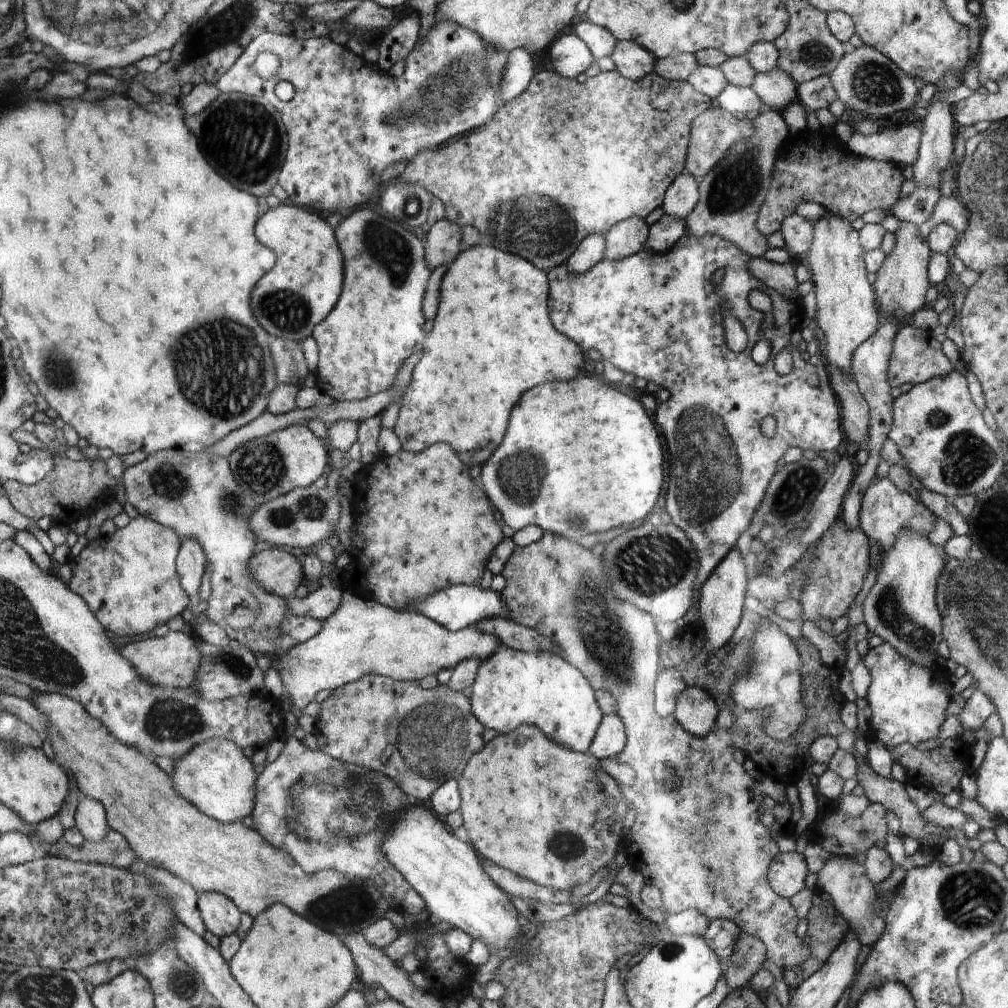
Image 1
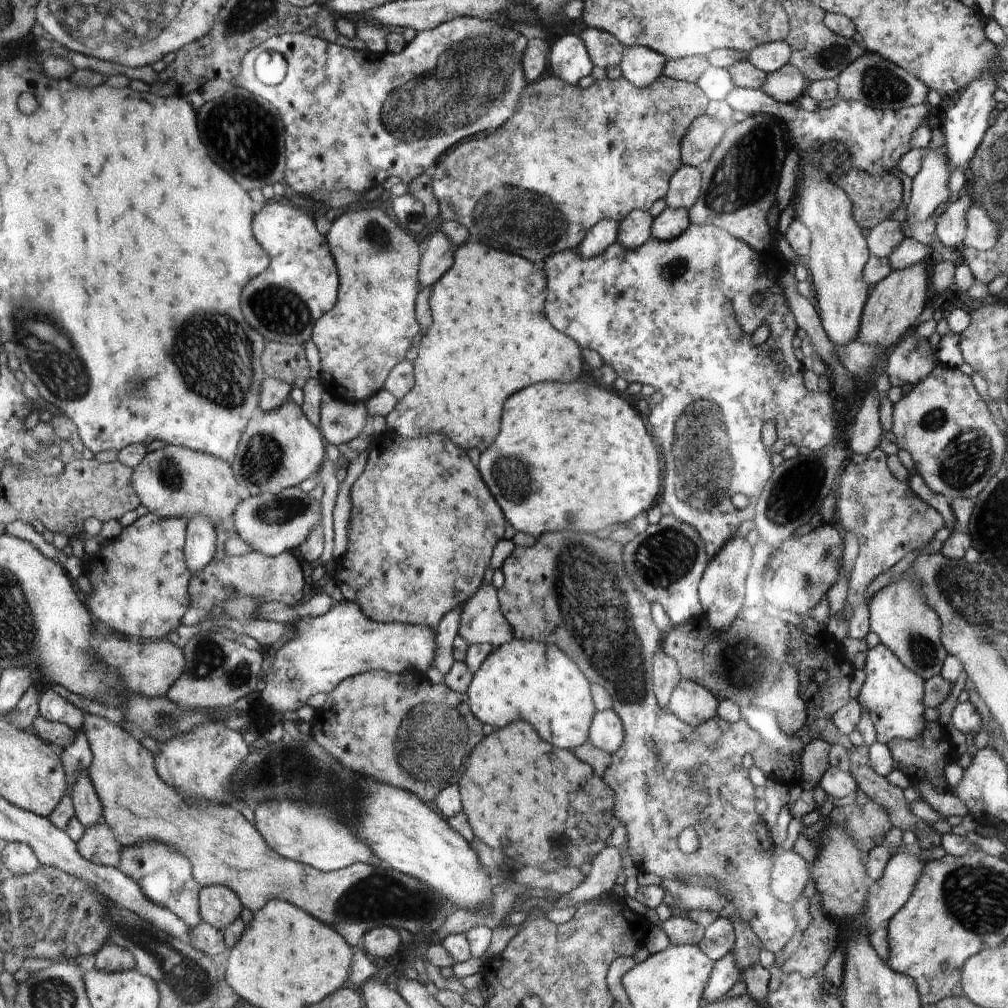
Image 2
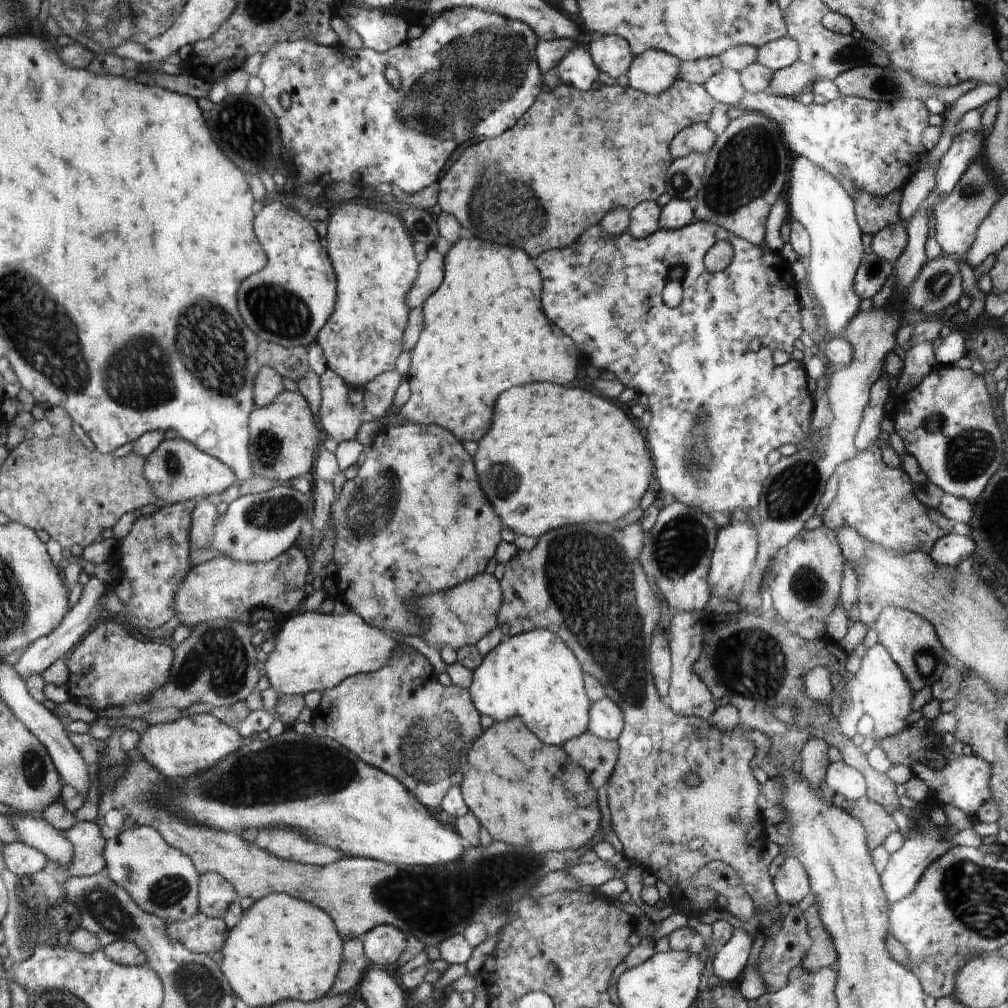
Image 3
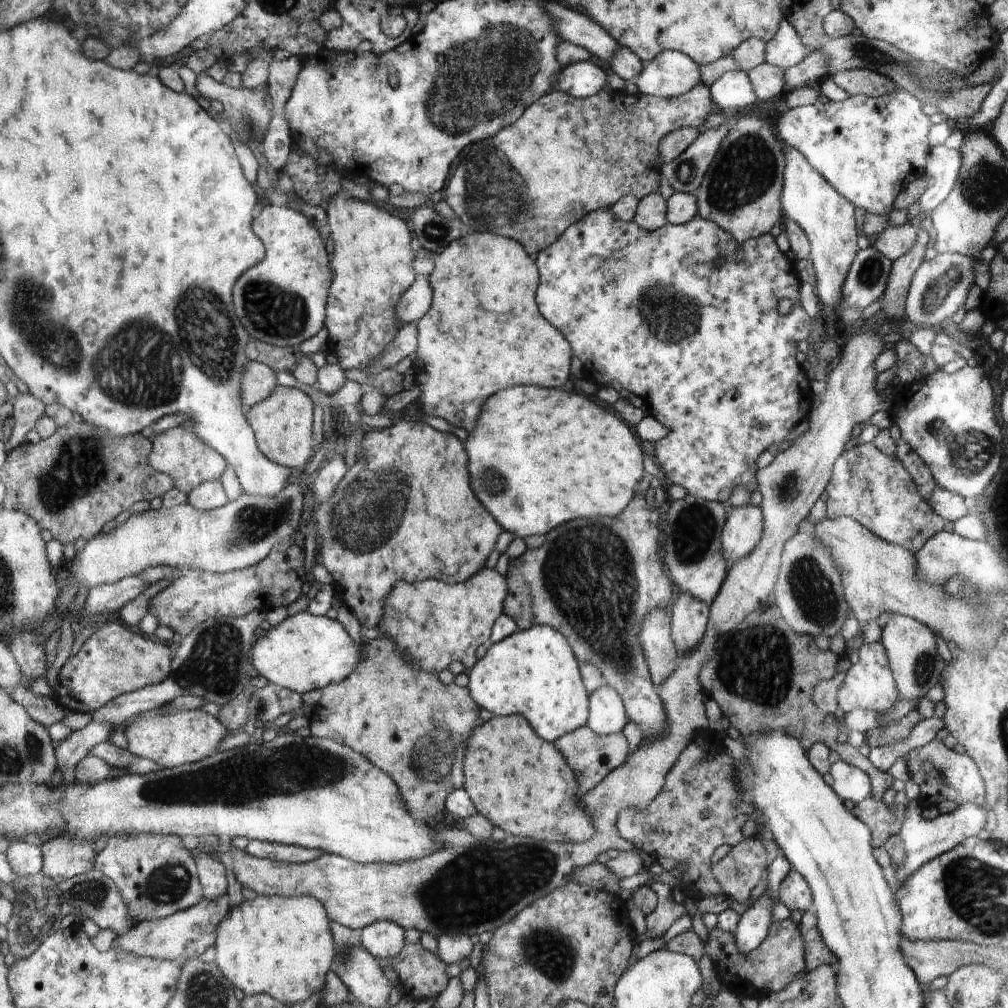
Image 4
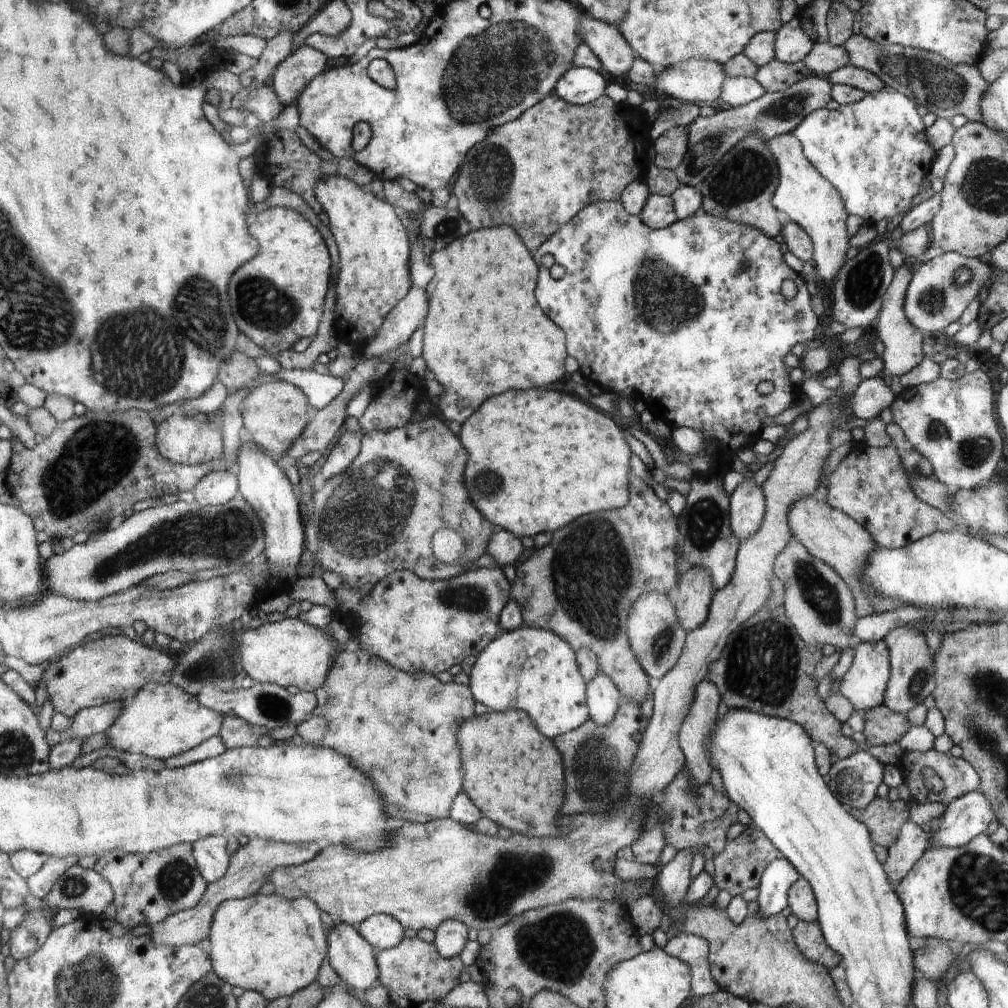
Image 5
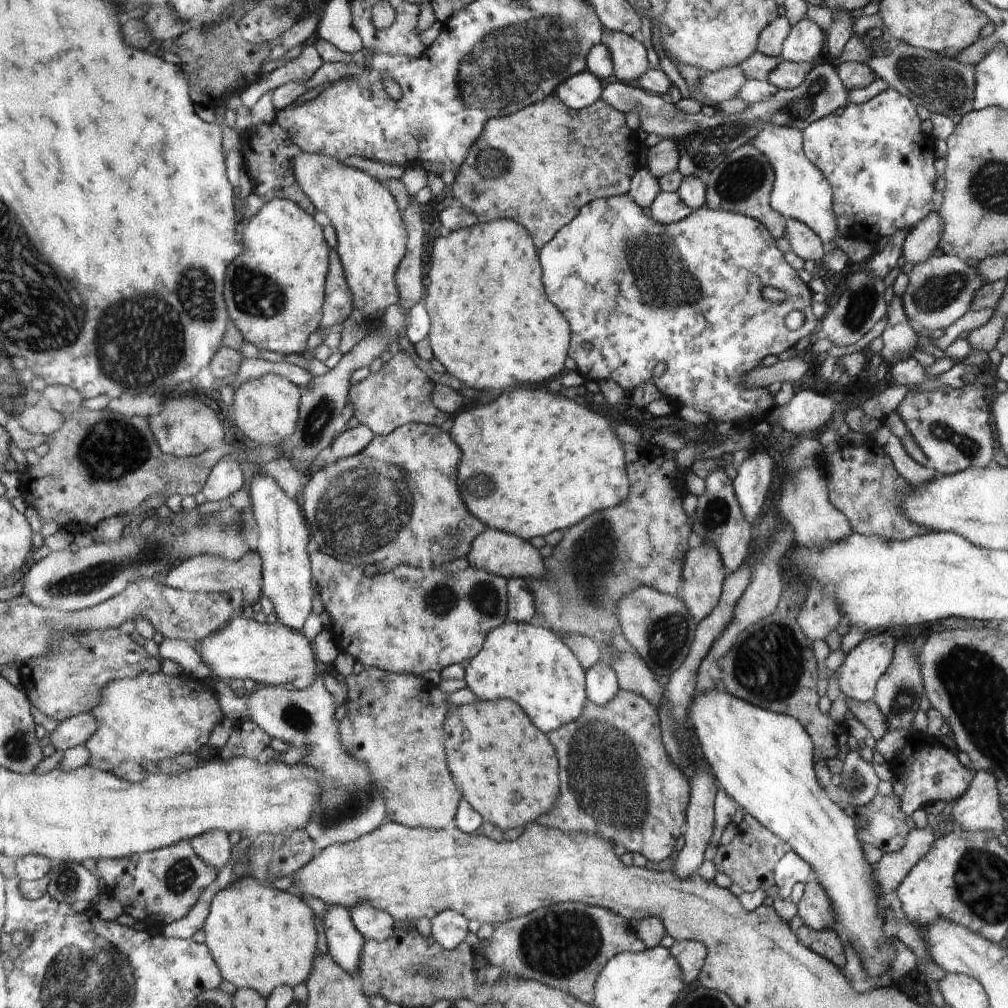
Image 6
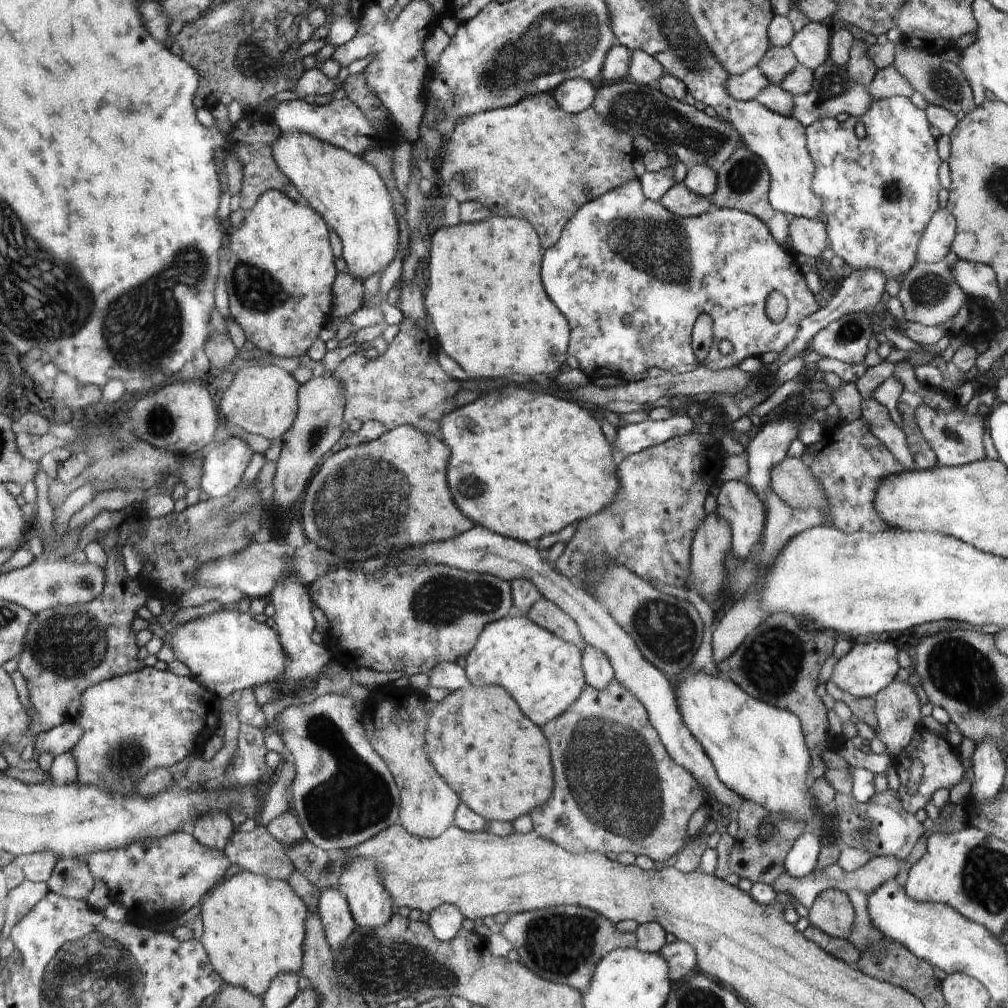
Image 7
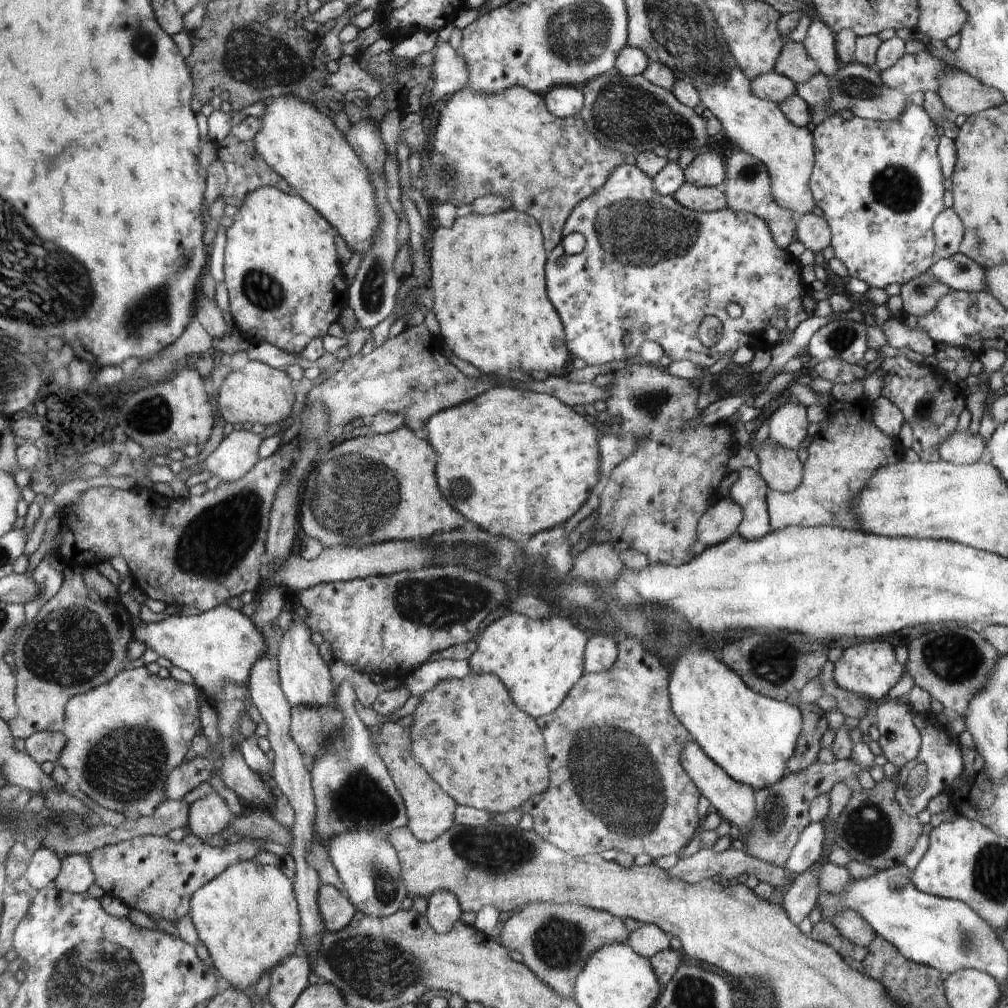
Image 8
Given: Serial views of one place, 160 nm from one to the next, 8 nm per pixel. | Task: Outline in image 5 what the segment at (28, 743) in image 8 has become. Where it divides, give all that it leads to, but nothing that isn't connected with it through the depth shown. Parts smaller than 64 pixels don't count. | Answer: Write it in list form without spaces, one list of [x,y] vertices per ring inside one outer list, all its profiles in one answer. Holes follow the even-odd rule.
[[[121,701],[86,707],[71,718],[70,726],[62,737],[84,740],[94,734],[105,733],[117,720],[122,707]]]

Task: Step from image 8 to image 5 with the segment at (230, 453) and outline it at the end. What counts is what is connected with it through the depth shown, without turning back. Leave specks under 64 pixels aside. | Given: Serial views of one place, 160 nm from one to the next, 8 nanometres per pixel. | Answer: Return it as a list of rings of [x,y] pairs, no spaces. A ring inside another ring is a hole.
[[[213,471],[209,473],[194,489],[195,501],[200,506],[216,506],[226,504],[239,495],[237,472]]]

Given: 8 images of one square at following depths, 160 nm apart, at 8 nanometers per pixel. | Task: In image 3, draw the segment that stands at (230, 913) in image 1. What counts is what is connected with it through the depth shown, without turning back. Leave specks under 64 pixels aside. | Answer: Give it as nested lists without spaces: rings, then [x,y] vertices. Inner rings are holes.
[[[216,872],[200,874],[200,910],[208,918],[223,918],[234,902],[240,903],[233,884]]]

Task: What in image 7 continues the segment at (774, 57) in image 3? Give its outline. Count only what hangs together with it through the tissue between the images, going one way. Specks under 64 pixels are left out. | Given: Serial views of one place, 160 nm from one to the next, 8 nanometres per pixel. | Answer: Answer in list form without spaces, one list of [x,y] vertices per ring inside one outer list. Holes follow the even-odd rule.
[[[809,21],[789,42],[790,48],[802,65],[815,71],[829,59],[830,32],[819,22]]]

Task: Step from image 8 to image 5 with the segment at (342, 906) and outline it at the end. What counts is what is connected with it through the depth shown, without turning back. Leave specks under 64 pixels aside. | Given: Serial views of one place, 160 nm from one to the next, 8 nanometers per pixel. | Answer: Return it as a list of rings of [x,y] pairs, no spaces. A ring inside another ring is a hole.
[[[338,922],[329,930],[328,962],[350,988],[366,990],[378,984],[381,975],[372,947],[350,923]]]

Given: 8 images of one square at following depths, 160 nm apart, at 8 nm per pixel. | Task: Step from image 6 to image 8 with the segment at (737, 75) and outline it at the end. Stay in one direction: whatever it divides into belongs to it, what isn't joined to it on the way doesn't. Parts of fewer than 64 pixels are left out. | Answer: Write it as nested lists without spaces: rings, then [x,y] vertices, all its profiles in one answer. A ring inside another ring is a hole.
[[[774,71],[751,80],[751,89],[758,98],[774,101],[778,105],[797,94],[796,83]]]

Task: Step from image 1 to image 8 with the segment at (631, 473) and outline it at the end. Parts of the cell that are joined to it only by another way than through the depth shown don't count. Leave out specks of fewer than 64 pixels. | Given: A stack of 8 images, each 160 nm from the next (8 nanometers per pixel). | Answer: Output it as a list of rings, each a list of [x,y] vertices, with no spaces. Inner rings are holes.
[[[502,386],[502,388],[488,389],[486,394],[479,394],[473,400],[474,402],[462,403],[462,406],[433,414],[422,432],[427,441],[434,446],[434,450],[438,450],[437,483],[441,493],[446,496],[446,502],[450,502],[449,505],[454,506],[454,510],[462,510],[462,514],[466,514],[466,520],[470,520],[468,523],[474,522],[476,526],[480,526],[481,530],[506,539],[512,534],[534,536],[540,530],[548,530],[558,524],[564,524],[586,502],[588,496],[594,492],[594,488],[597,486],[599,479],[598,441],[602,432],[601,427],[592,426],[571,406],[546,393],[534,394],[528,390],[514,390],[514,388]]]

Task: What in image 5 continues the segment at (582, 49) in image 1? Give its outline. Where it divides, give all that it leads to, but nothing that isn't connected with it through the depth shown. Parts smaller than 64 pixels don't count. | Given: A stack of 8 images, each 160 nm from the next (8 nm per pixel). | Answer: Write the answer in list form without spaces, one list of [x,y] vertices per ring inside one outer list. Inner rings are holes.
[[[572,66],[558,79],[553,92],[571,105],[585,105],[604,95],[606,87],[602,72]]]

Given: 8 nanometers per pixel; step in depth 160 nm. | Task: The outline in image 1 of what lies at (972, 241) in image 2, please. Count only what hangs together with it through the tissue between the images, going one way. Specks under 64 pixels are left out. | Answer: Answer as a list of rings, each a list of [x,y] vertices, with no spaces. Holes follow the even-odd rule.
[[[955,194],[949,198],[941,198],[936,203],[931,219],[917,228],[919,237],[927,242],[930,231],[940,223],[949,224],[959,235],[969,225],[969,210],[961,203]]]

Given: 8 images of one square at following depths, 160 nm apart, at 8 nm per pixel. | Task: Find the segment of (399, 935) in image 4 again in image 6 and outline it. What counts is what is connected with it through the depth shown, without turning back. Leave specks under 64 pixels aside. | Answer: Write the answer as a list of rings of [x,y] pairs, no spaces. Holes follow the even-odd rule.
[[[360,901],[350,908],[354,926],[366,941],[383,941],[396,932],[395,918],[388,912],[377,909],[368,901]]]

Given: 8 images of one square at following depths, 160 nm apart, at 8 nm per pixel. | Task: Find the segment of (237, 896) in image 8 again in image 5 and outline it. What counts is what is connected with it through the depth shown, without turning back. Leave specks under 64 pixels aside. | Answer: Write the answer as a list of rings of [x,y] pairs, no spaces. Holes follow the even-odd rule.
[[[261,893],[222,902],[209,932],[213,972],[232,986],[259,992],[267,1001],[312,985],[329,950],[316,905],[306,897],[290,900]]]

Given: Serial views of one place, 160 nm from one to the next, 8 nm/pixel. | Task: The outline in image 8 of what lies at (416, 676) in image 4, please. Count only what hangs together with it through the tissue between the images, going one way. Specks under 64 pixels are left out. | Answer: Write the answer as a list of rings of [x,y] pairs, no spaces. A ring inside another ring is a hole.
[[[386,721],[381,726],[376,746],[381,761],[386,765],[394,786],[404,801],[408,817],[407,827],[413,831],[414,836],[422,842],[429,843],[453,828],[456,802],[442,790],[442,787],[426,772],[425,767],[413,756],[410,728],[403,728],[398,722]]]

